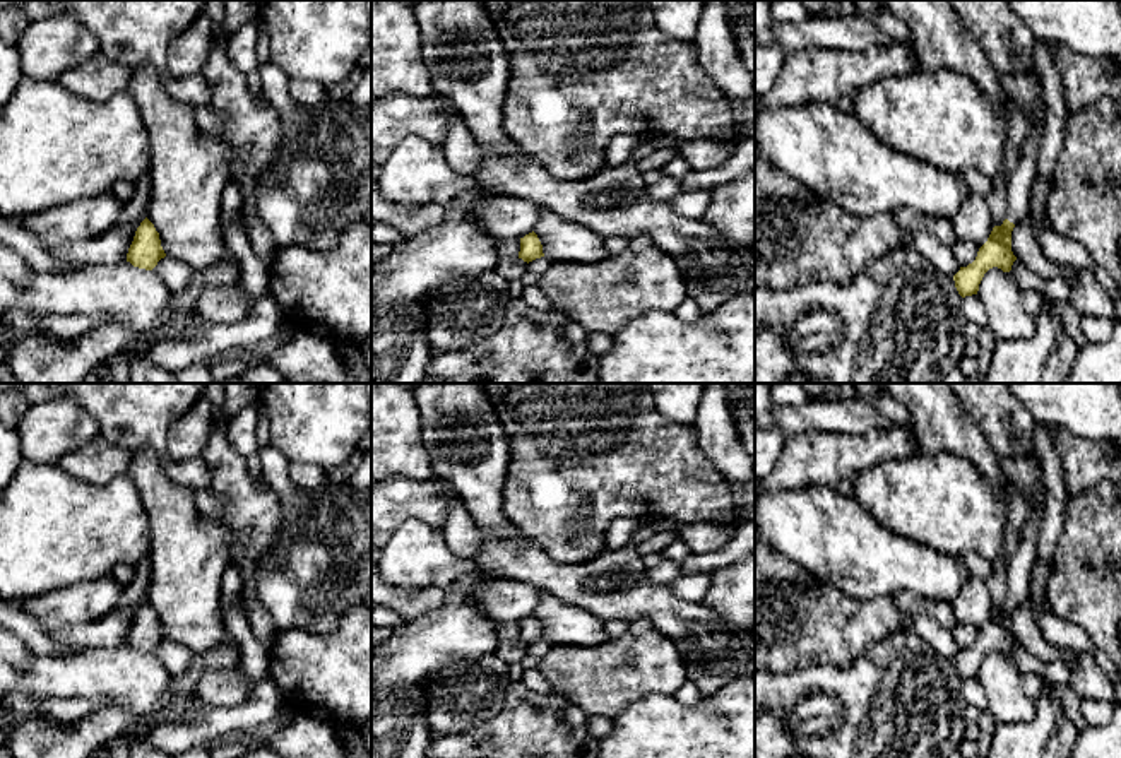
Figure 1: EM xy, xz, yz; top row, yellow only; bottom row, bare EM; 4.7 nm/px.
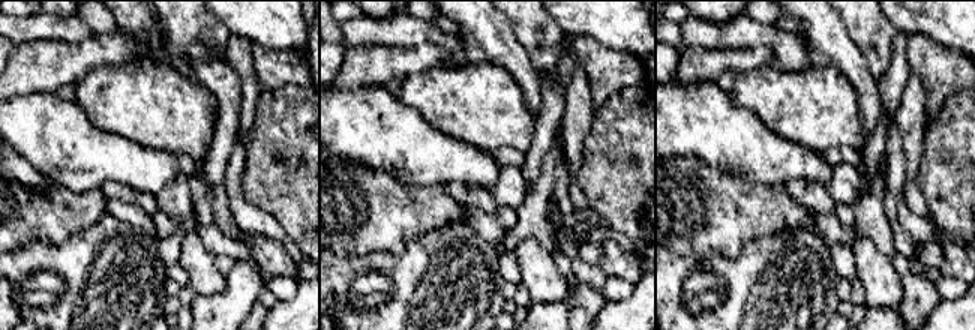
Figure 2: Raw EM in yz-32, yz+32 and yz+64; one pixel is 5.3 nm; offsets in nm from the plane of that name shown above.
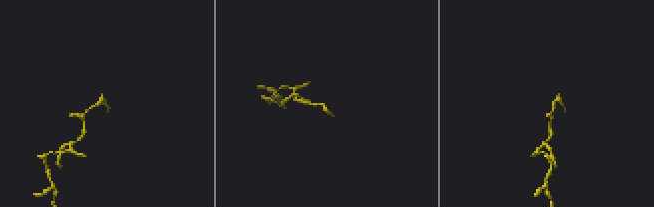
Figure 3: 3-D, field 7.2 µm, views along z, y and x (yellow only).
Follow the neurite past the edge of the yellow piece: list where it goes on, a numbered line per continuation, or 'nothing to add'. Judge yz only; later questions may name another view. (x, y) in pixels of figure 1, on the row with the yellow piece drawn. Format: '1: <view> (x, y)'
1: yz (1024, 88)

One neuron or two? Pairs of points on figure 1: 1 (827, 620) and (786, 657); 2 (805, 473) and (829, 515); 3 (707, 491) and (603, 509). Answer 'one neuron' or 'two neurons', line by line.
1: one neuron
2: two neurons
3: one neuron

